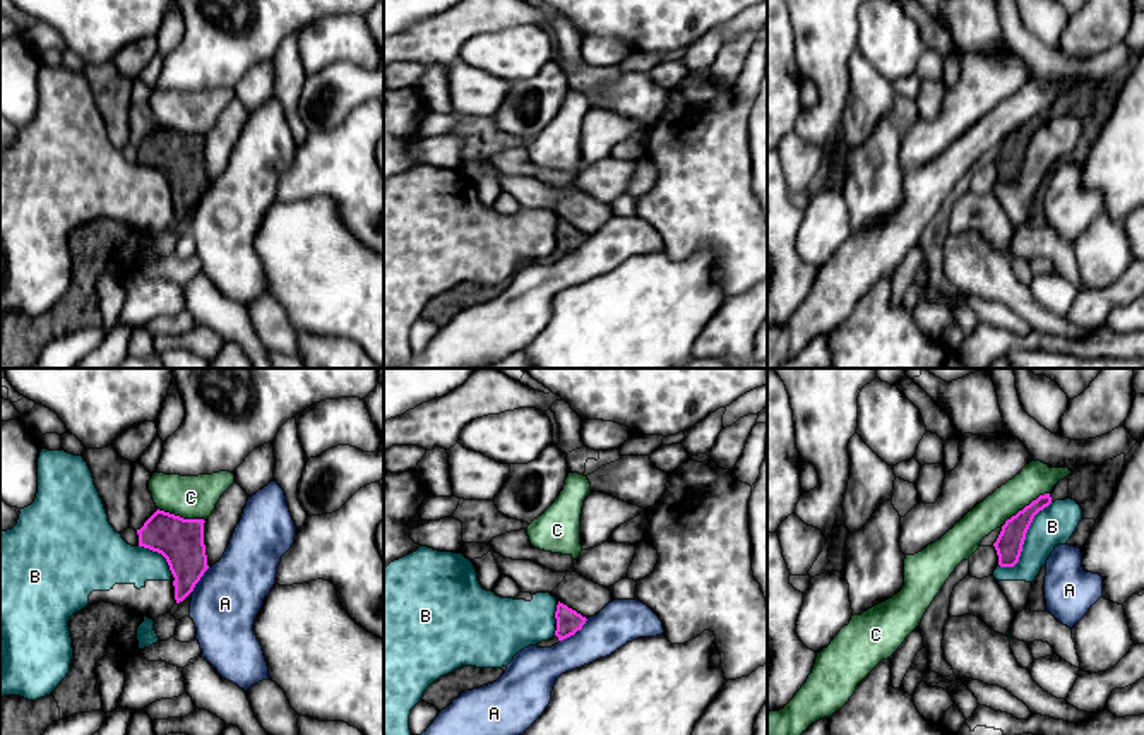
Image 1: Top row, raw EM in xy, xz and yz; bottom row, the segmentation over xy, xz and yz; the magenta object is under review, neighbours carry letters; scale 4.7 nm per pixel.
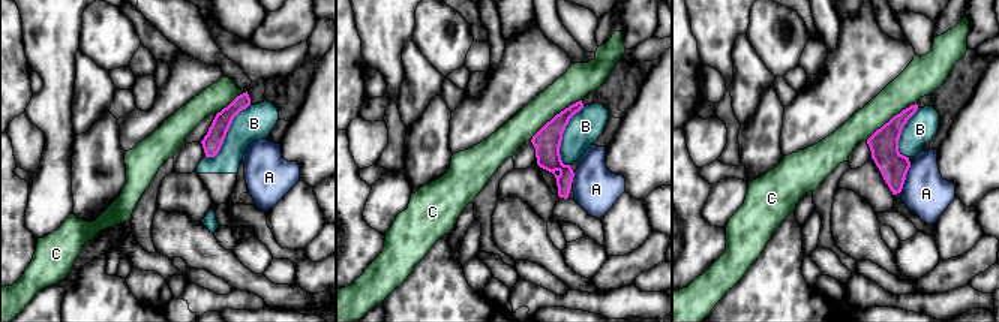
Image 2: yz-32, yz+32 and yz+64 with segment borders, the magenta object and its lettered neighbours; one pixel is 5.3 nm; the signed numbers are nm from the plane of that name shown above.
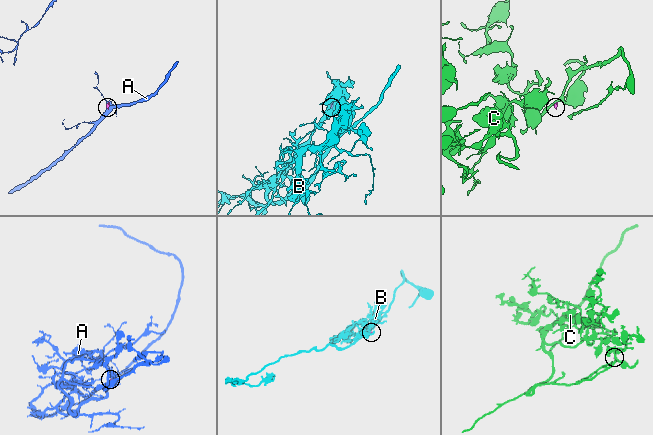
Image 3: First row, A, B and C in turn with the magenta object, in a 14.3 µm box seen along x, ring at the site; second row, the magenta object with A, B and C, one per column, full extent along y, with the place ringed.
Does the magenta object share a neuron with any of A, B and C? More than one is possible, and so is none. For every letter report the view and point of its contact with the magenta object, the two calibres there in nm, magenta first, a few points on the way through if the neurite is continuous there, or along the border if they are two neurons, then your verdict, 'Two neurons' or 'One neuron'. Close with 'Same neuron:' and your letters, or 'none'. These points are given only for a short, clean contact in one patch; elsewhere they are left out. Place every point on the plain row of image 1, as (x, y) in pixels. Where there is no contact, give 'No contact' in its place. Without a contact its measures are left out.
A: Touches magenta at xz (574, 249). Thickness 110 nm (magenta) against 220 nm. Boundary: xz (588, 235), (579, 245), (560, 257). Two neurons
B: Touches magenta at yz (1024, 155). Thickness 130 nm (magenta) against 190 nm. Boundary: yz (1052, 119), (1035, 132), (1019, 175), (1012, 182), (1000, 184). Two neurons
C: Touches magenta at yz (1026, 122). Thickness 130 nm (magenta) against 160 nm. Boundary: yz (1048, 108), (1033, 115), (1002, 143). Two neurons
Same neuron: none

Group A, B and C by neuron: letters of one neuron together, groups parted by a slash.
A / B / C

